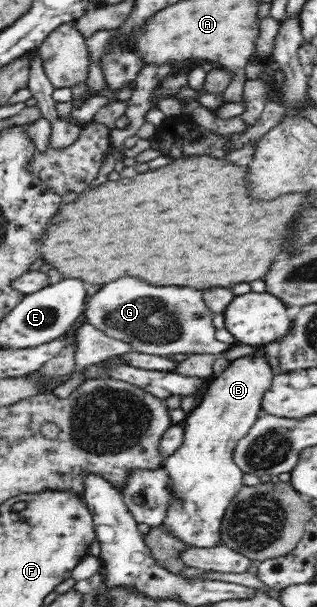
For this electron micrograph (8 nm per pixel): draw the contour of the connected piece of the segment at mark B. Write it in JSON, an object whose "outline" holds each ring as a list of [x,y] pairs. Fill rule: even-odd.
{"outline":[[[255,347],[254,349],[255,354],[241,356],[231,361],[223,372],[214,376],[213,381],[205,388],[203,397],[199,398],[196,407],[181,423],[184,438],[179,450],[174,456],[164,460],[163,467],[171,475],[175,500],[171,502],[171,508],[163,523],[169,525],[171,533],[175,533],[179,539],[189,543],[191,547],[207,548],[220,544],[220,528],[225,511],[242,486],[243,472],[233,461],[233,449],[237,441],[249,432],[260,416],[263,396],[271,387],[274,377],[266,348]]]}

